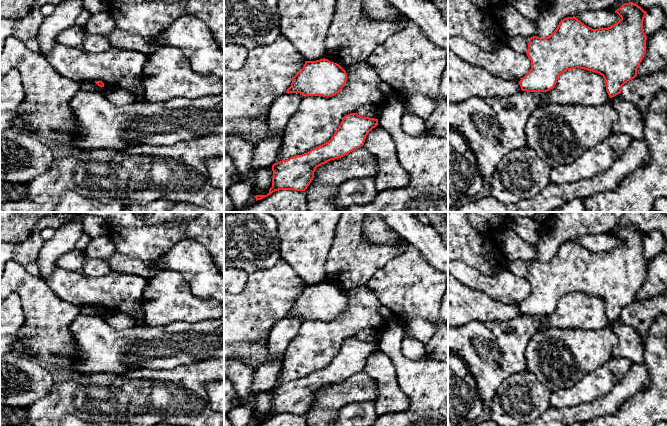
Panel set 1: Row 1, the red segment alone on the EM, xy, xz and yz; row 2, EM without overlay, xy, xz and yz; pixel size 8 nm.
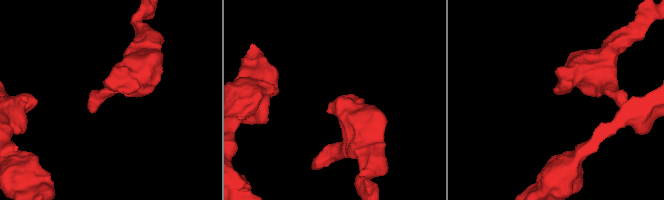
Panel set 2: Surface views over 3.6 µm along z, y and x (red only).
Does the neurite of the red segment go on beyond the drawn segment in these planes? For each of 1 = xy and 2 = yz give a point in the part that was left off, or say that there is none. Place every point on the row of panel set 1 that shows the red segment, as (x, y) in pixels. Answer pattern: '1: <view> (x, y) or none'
1: none
2: none

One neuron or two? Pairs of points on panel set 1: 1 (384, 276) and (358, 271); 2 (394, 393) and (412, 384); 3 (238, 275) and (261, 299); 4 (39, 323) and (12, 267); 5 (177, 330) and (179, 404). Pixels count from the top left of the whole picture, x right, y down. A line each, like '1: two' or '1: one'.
1: two
2: two
3: two
4: one
5: two

